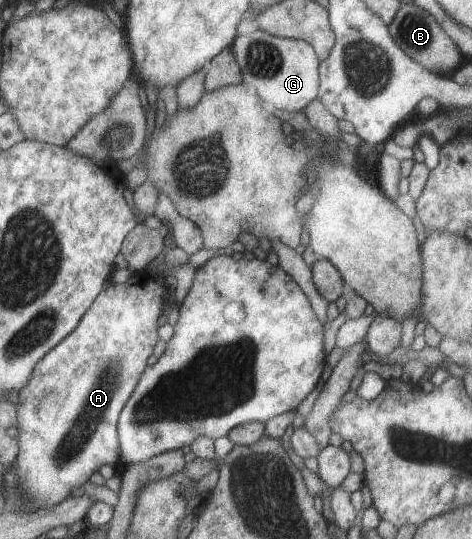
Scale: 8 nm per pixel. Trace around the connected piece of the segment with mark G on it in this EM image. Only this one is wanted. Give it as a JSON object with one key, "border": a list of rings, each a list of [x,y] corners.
{"border":[[[258,29],[249,35],[238,36],[230,49],[239,64],[243,84],[273,111],[297,112],[318,96],[321,62],[315,49],[303,40],[278,38]]]}

